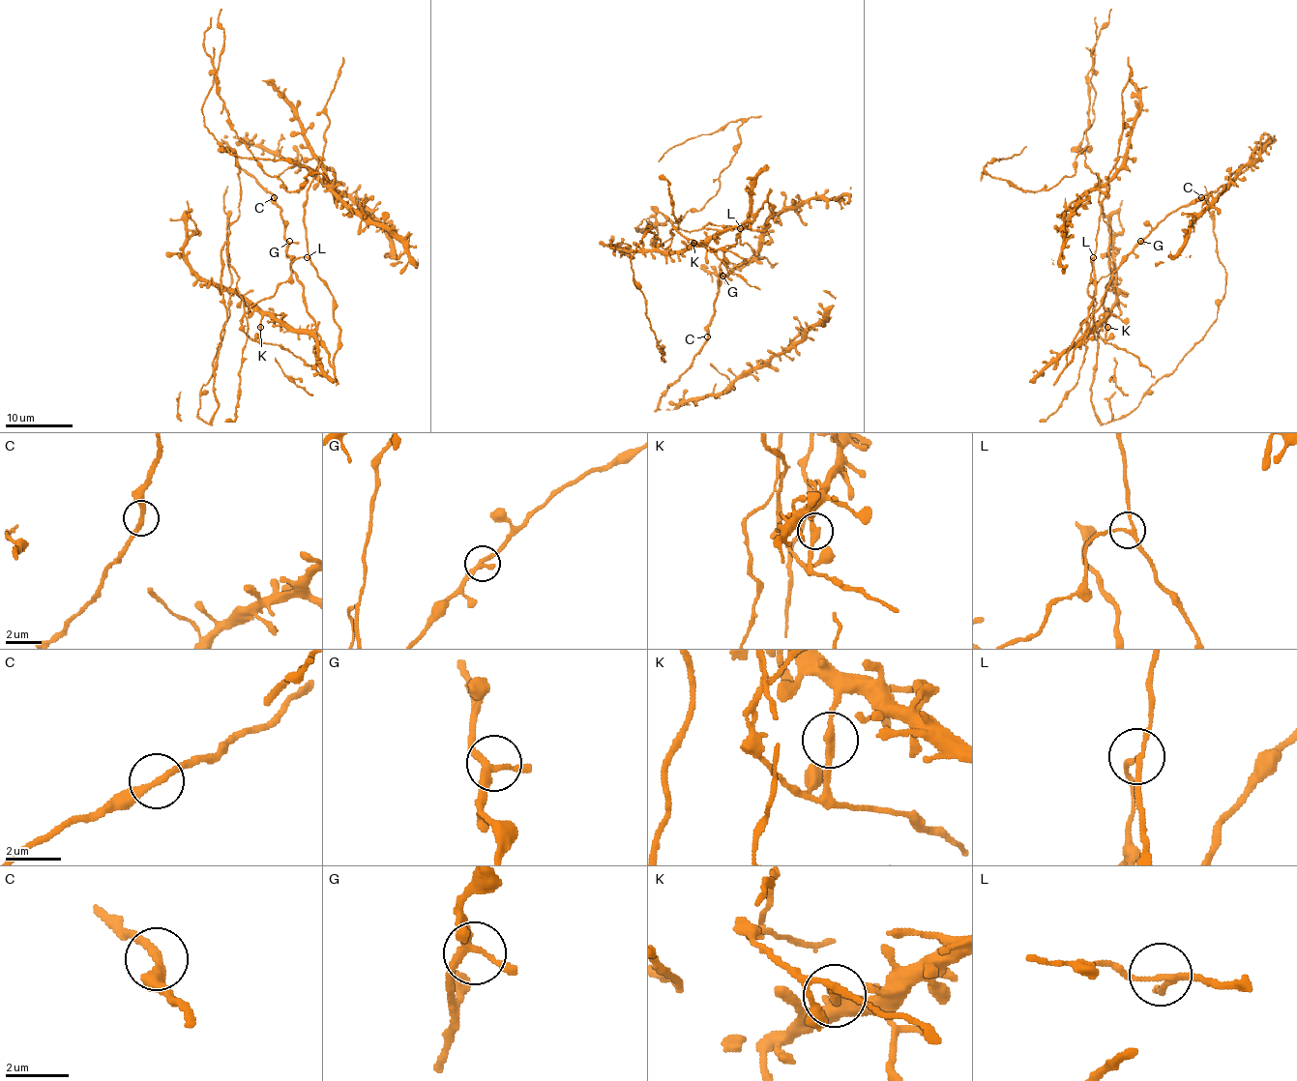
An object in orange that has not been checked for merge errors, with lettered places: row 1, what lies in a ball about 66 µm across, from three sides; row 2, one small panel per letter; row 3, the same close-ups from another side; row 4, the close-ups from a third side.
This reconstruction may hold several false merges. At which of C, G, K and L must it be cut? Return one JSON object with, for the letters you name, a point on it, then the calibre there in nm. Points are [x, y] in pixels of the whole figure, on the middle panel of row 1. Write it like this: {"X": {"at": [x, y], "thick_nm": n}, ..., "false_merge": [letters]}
{"K": {"at": [693, 243], "thick_nm": 280}, "L": {"at": [740, 228], "thick_nm": 160}, "false_merge": ["K", "L"]}

